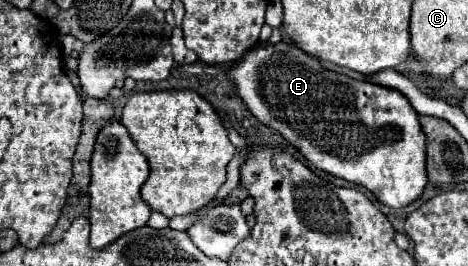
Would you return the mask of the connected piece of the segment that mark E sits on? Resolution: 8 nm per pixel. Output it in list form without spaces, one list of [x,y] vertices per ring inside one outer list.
[[[277,42],[275,46],[259,44],[251,48],[241,62],[231,66],[229,76],[253,116],[261,124],[267,124],[283,134],[283,138],[293,144],[315,168],[365,186],[381,204],[389,208],[405,208],[423,194],[427,186],[425,134],[417,124],[419,116],[415,108],[401,92],[325,70],[319,60],[285,42]]]

